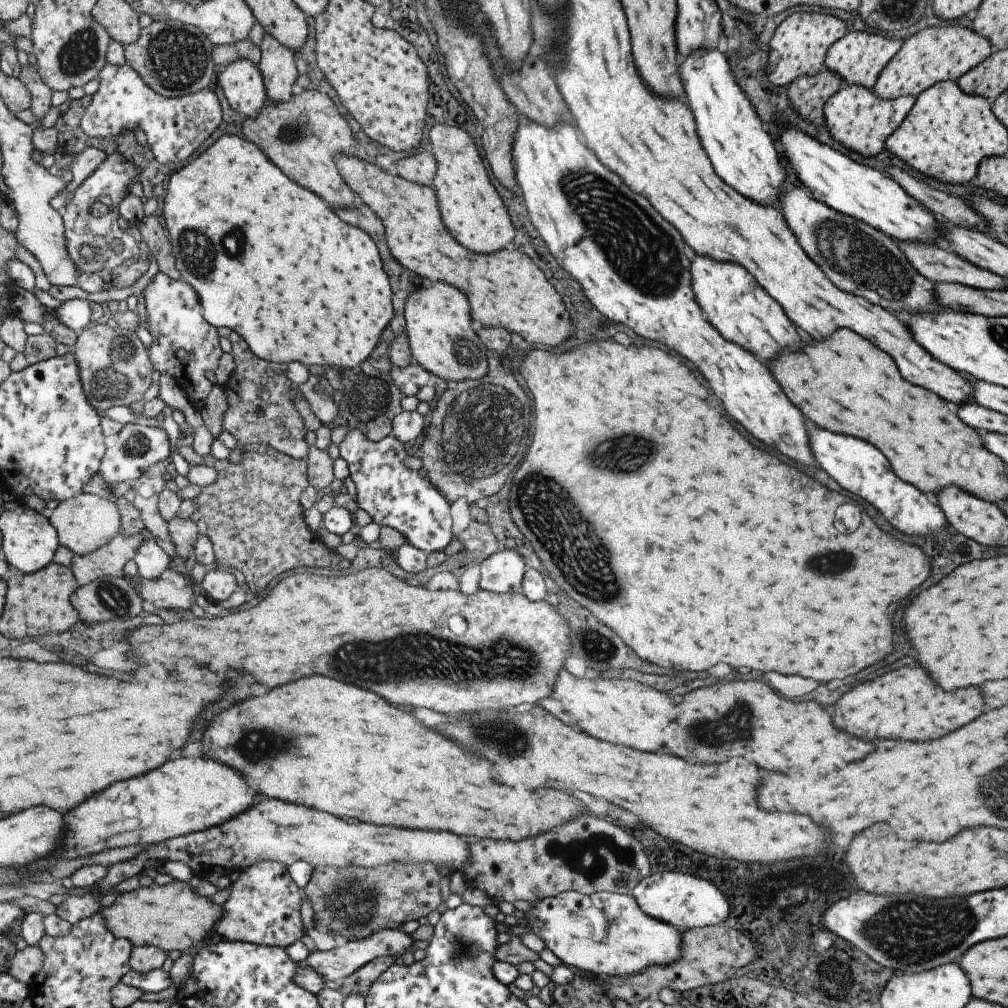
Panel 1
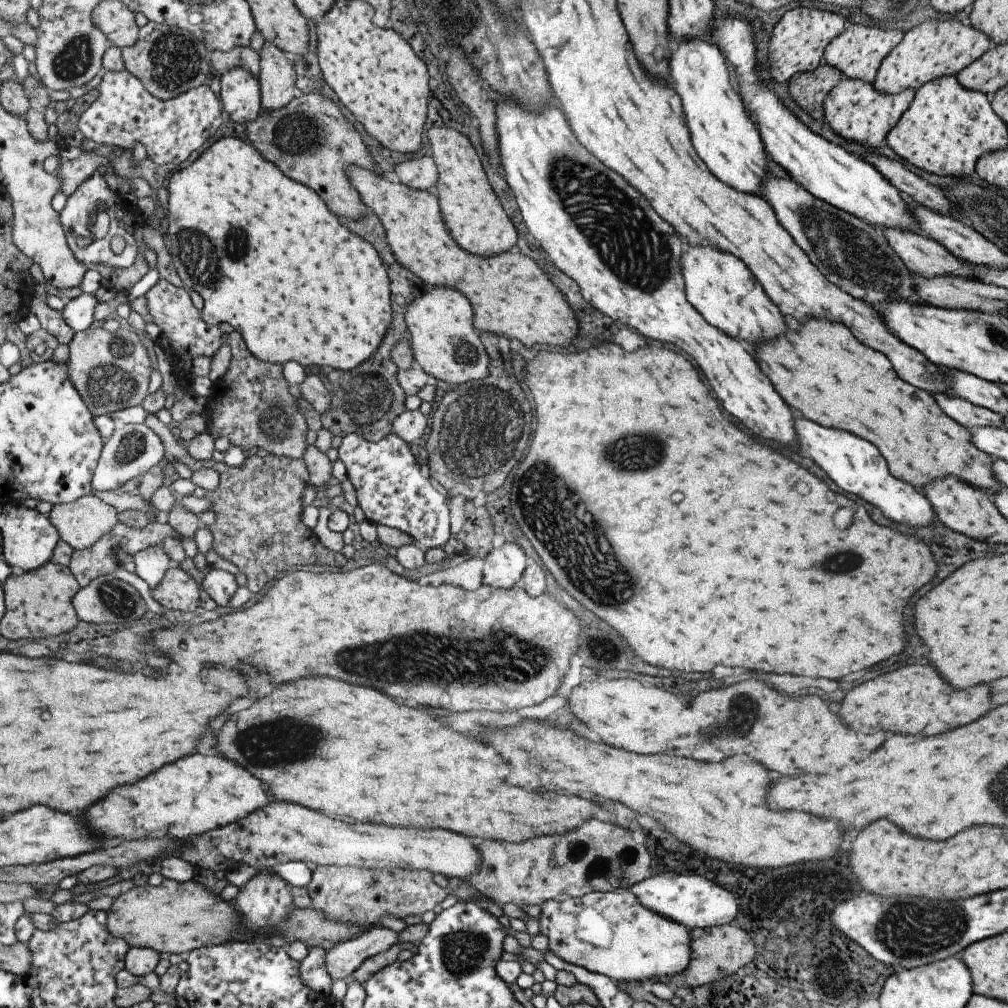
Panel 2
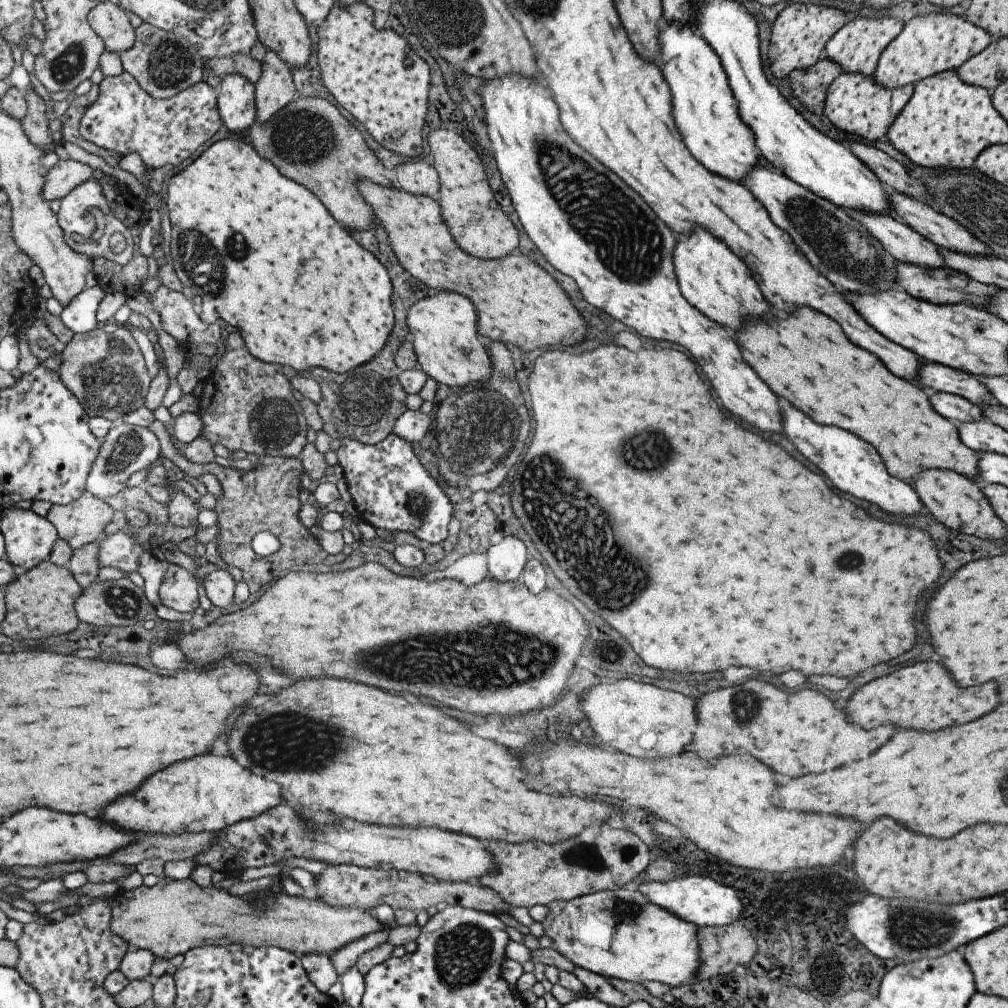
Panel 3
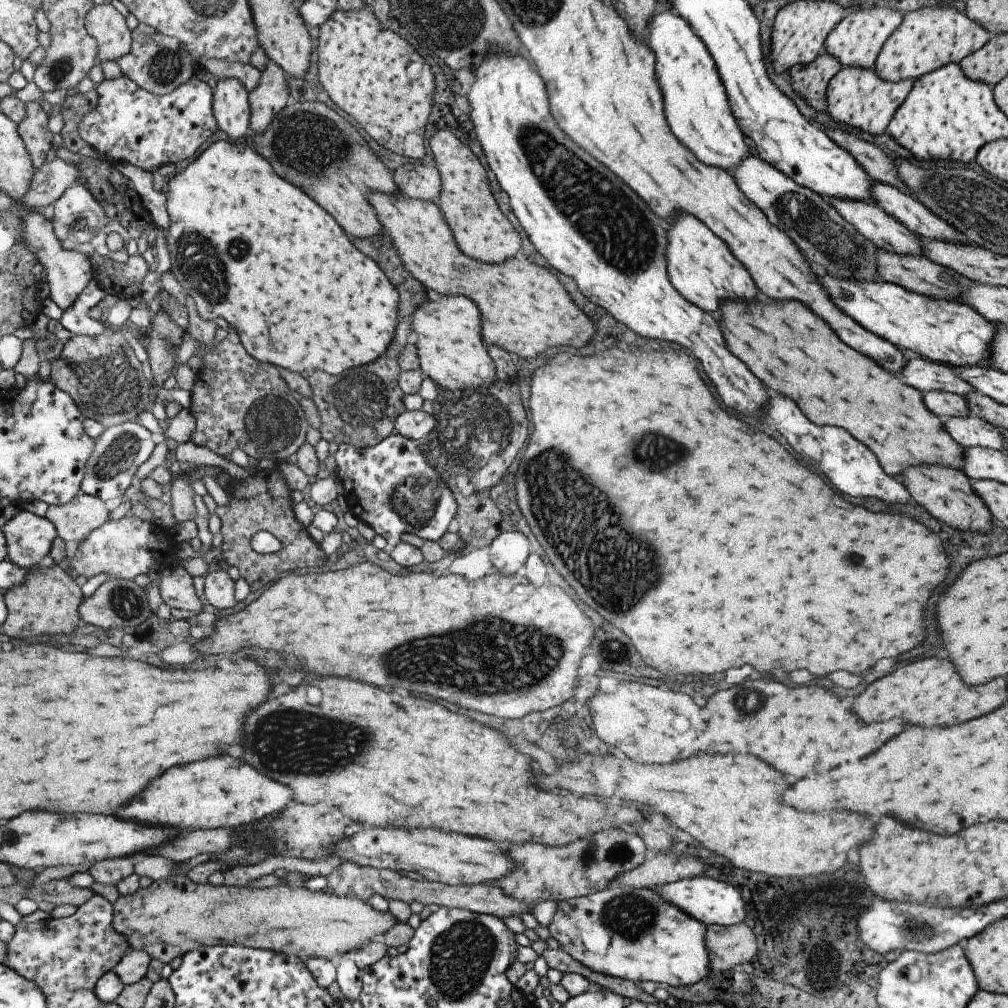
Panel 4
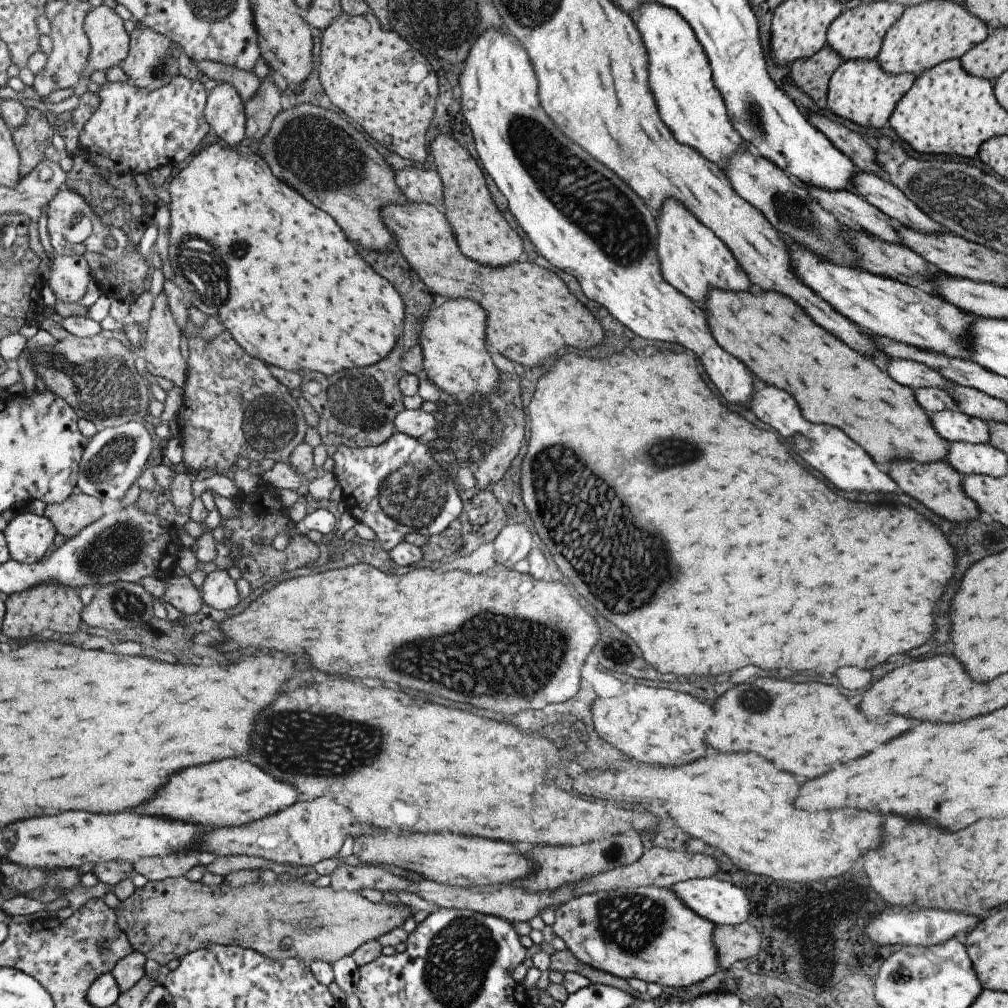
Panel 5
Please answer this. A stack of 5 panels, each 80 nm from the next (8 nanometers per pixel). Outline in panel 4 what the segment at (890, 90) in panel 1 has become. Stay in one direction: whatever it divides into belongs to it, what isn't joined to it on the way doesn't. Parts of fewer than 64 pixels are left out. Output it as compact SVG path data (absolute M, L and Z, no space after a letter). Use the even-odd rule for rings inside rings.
M923 7L902 16L899 26L882 44L872 70L881 80L890 83L915 80L946 64L958 65L961 59L979 50L988 40L989 33L964 12L954 8Z

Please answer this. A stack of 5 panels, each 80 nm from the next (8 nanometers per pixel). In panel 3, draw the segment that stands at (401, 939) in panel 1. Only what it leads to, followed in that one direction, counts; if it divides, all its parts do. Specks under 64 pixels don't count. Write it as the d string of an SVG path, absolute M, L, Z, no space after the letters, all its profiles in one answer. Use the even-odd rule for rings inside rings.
M387 928L379 929L378 931L362 936L360 939L352 940L335 951L328 954L332 967L336 975L340 977L346 973L357 962L358 956L361 953L370 951L373 947L379 946L386 942Z

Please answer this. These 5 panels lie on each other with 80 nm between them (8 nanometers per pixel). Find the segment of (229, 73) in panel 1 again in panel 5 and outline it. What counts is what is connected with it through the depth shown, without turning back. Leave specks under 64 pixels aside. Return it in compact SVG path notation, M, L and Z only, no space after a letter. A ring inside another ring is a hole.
M217 83L206 96L204 117L210 131L229 147L244 143L244 103L229 83Z

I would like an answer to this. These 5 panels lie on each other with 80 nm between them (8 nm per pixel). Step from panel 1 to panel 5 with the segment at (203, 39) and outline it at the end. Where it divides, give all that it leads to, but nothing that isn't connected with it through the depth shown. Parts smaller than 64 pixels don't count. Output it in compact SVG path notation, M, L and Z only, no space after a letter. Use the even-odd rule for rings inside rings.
M135 27L128 37L127 54L117 65L136 87L152 91L169 84L173 77L179 75L176 58L170 53L169 38L147 27Z

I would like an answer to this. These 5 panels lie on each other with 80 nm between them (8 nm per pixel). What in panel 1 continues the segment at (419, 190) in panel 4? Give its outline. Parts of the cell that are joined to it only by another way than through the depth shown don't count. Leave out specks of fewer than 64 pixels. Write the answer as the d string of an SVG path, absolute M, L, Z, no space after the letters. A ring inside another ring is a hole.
M423 151L397 161L396 173L405 180L431 187L435 169L432 152Z

